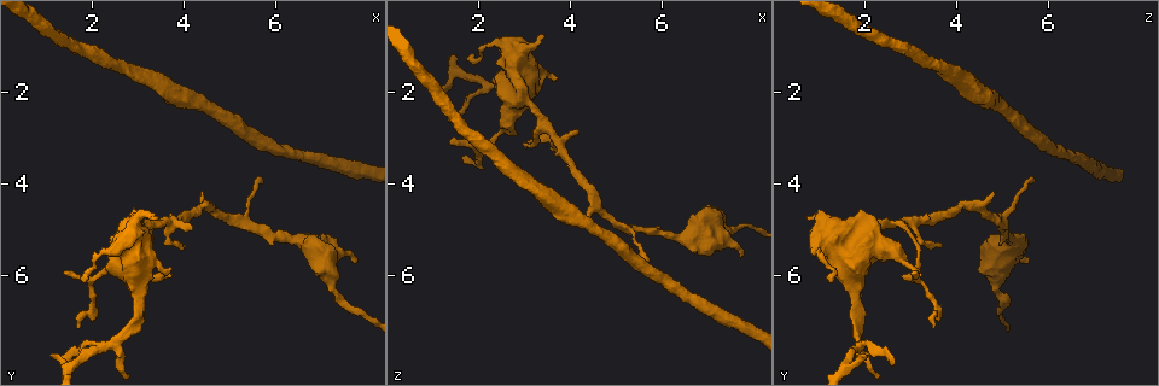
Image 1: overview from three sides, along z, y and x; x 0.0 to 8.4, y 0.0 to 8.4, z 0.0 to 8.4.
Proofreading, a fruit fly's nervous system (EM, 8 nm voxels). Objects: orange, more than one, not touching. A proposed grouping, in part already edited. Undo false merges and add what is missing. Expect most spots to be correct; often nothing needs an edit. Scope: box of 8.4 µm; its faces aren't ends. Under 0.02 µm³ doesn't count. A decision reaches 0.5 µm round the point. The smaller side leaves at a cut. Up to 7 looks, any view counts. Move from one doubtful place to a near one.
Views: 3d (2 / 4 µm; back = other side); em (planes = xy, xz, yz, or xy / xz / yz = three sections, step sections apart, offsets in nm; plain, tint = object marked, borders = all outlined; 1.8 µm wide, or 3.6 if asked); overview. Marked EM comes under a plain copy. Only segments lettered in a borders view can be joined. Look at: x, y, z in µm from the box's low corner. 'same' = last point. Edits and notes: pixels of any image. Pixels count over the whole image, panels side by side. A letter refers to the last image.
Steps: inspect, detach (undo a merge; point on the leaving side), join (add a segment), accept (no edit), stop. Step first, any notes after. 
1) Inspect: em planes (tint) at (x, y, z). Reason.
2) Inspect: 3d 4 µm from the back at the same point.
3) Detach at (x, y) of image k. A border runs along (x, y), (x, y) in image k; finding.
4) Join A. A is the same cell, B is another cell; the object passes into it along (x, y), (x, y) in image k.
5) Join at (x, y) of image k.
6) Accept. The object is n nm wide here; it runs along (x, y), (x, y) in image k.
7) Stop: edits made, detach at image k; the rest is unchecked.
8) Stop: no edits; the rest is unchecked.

Inspect: em xy step 4 (borders) at (1.40, 5.95, 3.10). Tapers out.

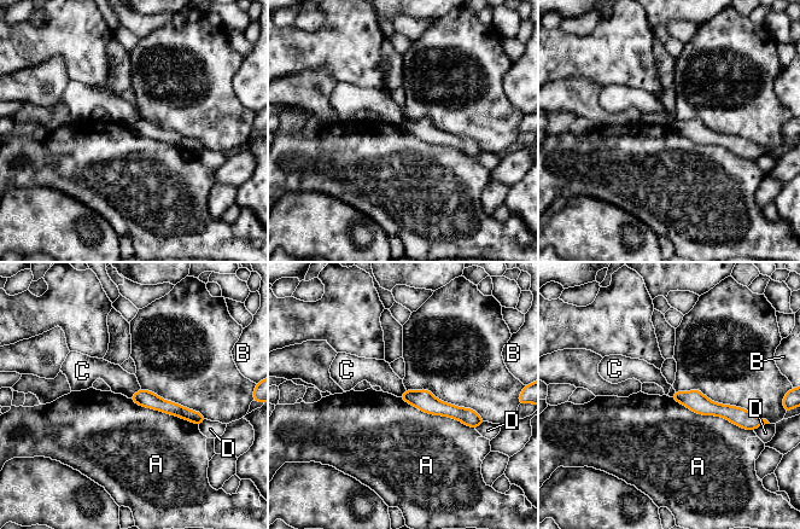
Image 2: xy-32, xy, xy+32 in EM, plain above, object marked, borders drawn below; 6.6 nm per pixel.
Accept. The object is 110 nm wide here; A, B, C and D are other cells; no lettered segment goes on from it.

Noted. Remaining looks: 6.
Inspect: em planes (borders) at (3.30, 4.85, 2.55). Sudden change in width.

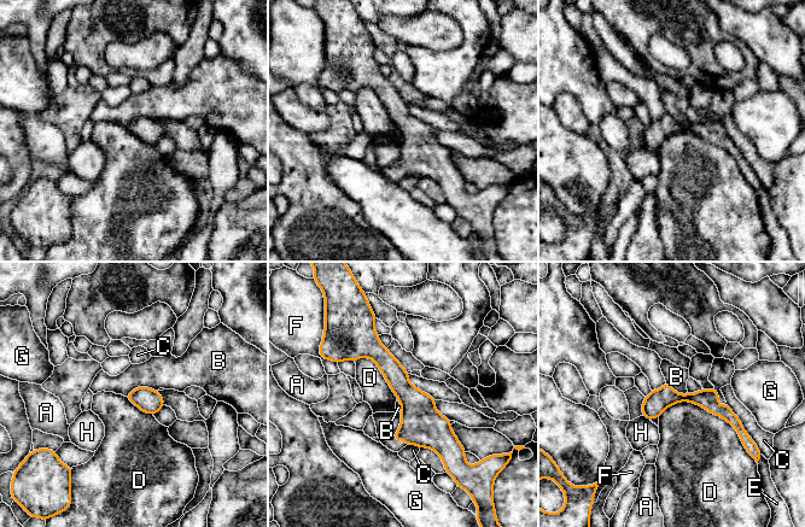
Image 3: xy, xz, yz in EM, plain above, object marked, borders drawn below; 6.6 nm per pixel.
Accept. The object is 150 nm wide here; A, B, C, D, E, F, G and H are other cells; a border runs along (156, 390), (134, 387), (124, 396) in image 3; continuous, no second neuron.

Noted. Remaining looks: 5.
Inspect: em 3.6 µm planes (borders) at (3.40, 4.75, 0.80). Branch stops here.

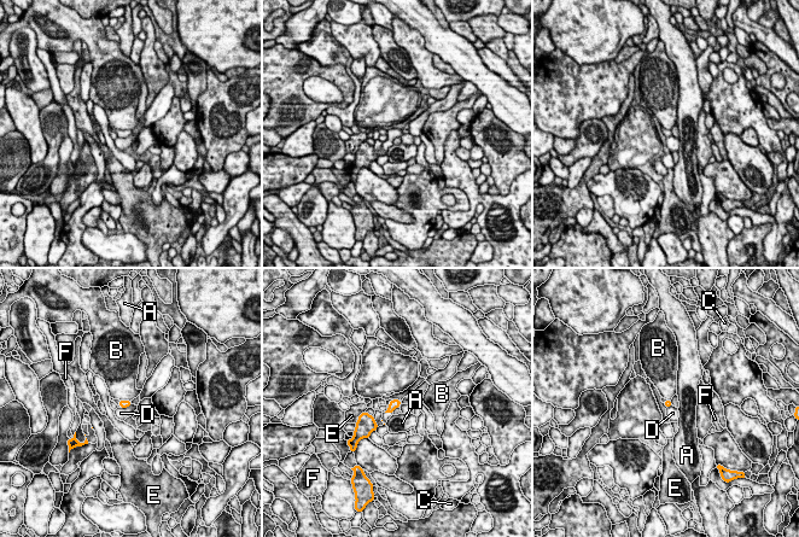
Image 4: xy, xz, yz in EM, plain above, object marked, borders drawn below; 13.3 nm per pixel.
Accept. A, B, C, D, E and F are other cells; no lettered segment goes on from it.

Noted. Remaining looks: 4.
Stop: no edits; the rest is unchecked.

